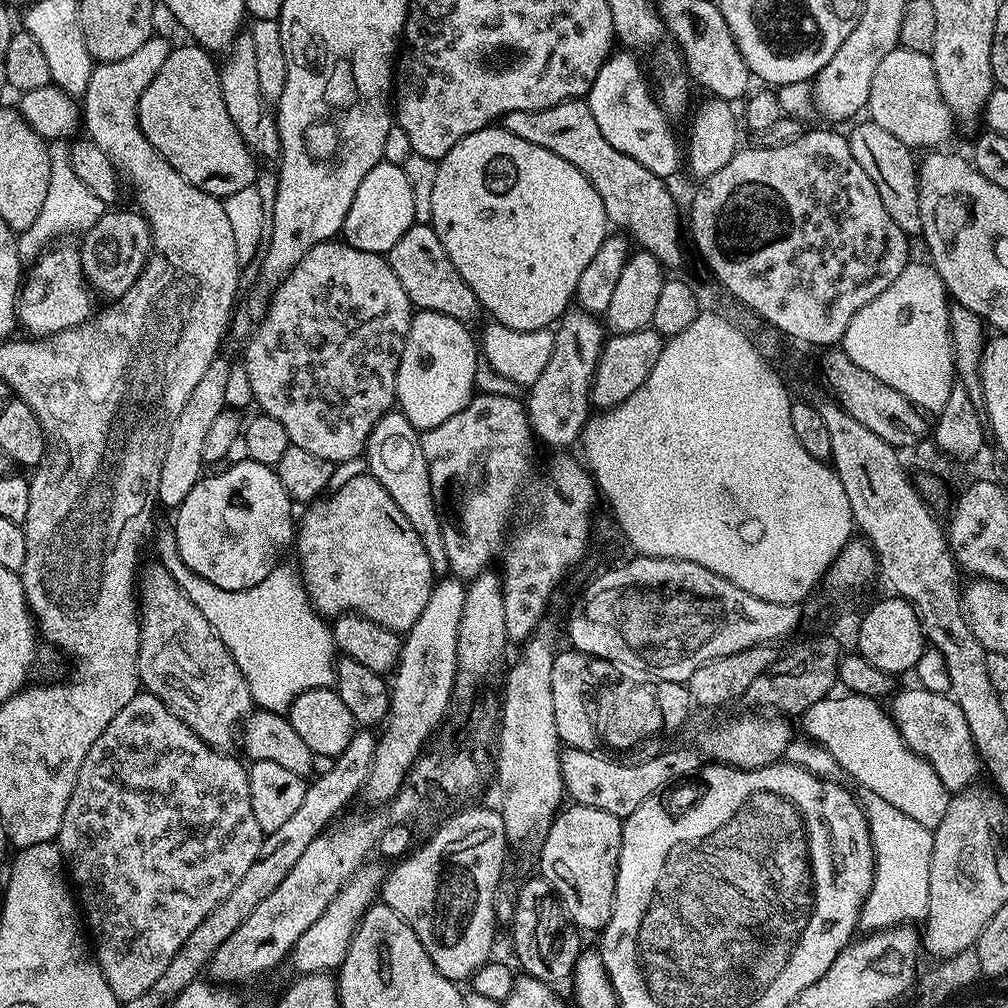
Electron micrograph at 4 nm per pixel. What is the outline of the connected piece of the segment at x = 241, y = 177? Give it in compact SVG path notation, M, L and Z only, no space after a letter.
M195 42L187 43L181 48L173 47L166 62L162 62L162 70L154 74L154 82L146 86L140 99L140 125L154 150L158 150L158 154L162 154L162 158L166 158L166 162L170 162L170 166L174 166L174 170L186 178L186 182L198 186L198 190L206 194L223 198L255 185L258 179L258 160L246 146L242 134L238 134L238 126L234 126L230 120L226 102L222 102L220 74L217 63L212 62L213 53Z

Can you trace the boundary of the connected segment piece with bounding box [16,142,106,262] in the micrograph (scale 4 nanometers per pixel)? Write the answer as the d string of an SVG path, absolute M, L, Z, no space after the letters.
M56 142L51 145L50 151L52 154L50 190L46 190L46 202L42 204L42 214L38 214L38 219L34 222L34 226L30 226L30 230L19 233L16 242L21 257L28 262L35 261L36 257L53 242L71 237L68 236L71 232L77 234L89 232L106 211L106 203L102 198L98 198L98 195L75 174L69 149L63 143Z

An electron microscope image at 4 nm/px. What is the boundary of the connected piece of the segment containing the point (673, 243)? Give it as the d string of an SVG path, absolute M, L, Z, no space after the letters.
M583 99L567 100L558 106L542 110L514 110L502 117L502 127L516 138L526 138L534 146L542 146L558 158L566 158L572 166L584 172L584 177L598 190L602 204L606 206L609 225L628 233L640 244L643 251L654 254L665 269L671 270L680 264L684 252L680 249L680 208L667 188L665 177L654 174L634 162L630 154L614 150L610 142L598 130L594 114Z

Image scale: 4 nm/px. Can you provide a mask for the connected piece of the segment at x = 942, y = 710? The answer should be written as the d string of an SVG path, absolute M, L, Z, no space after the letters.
M919 686L899 692L895 693L896 701L890 707L890 715L908 749L915 756L931 762L934 774L938 774L942 786L949 793L957 794L973 787L977 783L976 775L982 772L982 765L972 741L970 726L966 726L966 714L962 714L958 702L951 695L931 692Z

